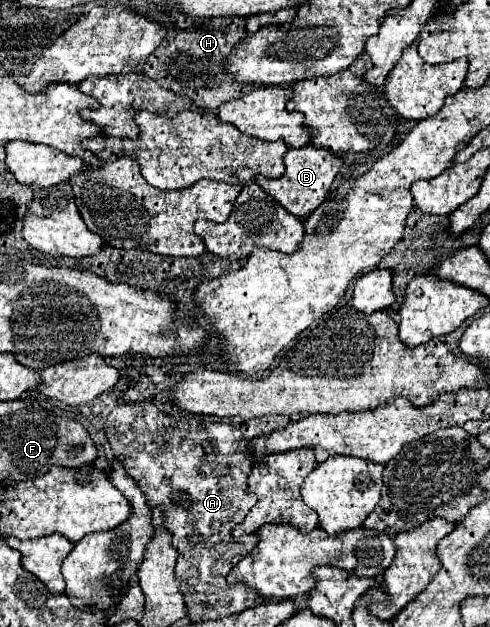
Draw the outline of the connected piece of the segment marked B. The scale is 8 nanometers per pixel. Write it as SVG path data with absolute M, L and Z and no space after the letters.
M304 146L304 148L288 148L286 156L284 156L284 164L286 164L286 172L282 178L270 180L270 178L256 178L256 184L268 192L274 200L278 200L290 214L298 216L298 218L306 218L312 214L312 210L316 210L328 190L330 184L334 182L336 174L342 168L342 158L338 158L336 154L330 154L328 150L322 148L314 148L314 146Z

